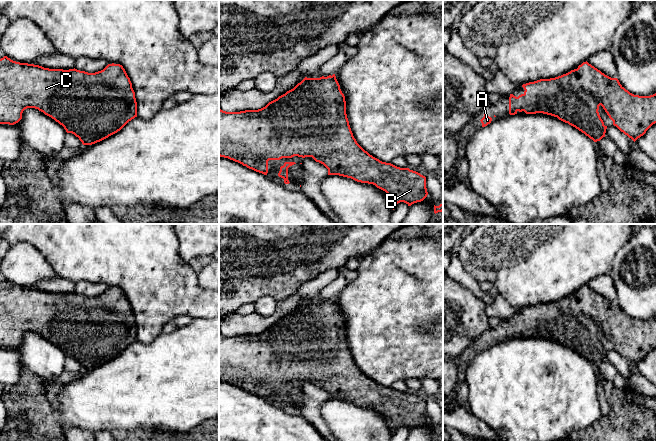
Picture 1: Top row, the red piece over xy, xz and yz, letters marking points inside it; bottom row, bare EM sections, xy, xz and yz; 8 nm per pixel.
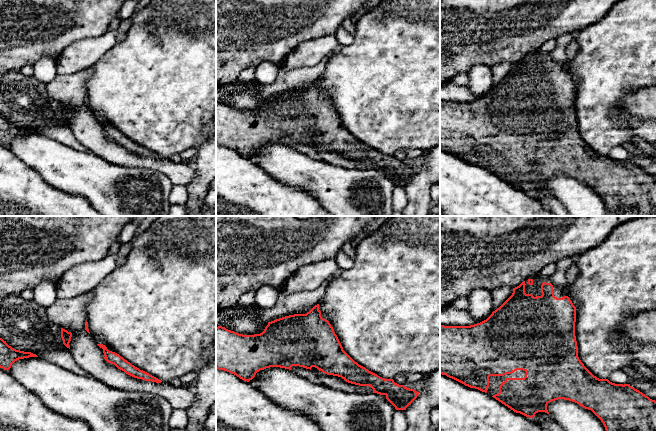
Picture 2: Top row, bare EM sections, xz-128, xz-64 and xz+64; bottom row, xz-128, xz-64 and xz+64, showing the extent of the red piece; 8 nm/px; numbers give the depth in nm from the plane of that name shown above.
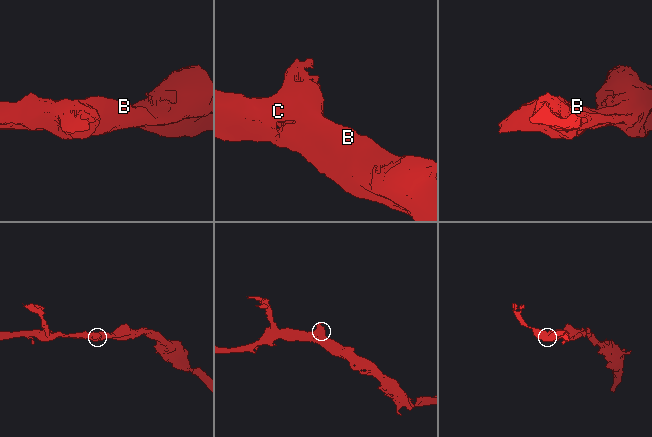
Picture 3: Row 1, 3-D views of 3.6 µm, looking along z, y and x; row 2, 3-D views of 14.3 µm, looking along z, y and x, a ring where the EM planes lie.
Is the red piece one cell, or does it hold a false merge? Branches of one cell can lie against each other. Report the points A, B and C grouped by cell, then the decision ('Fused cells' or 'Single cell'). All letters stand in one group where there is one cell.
Groups: A B C. Single cell

